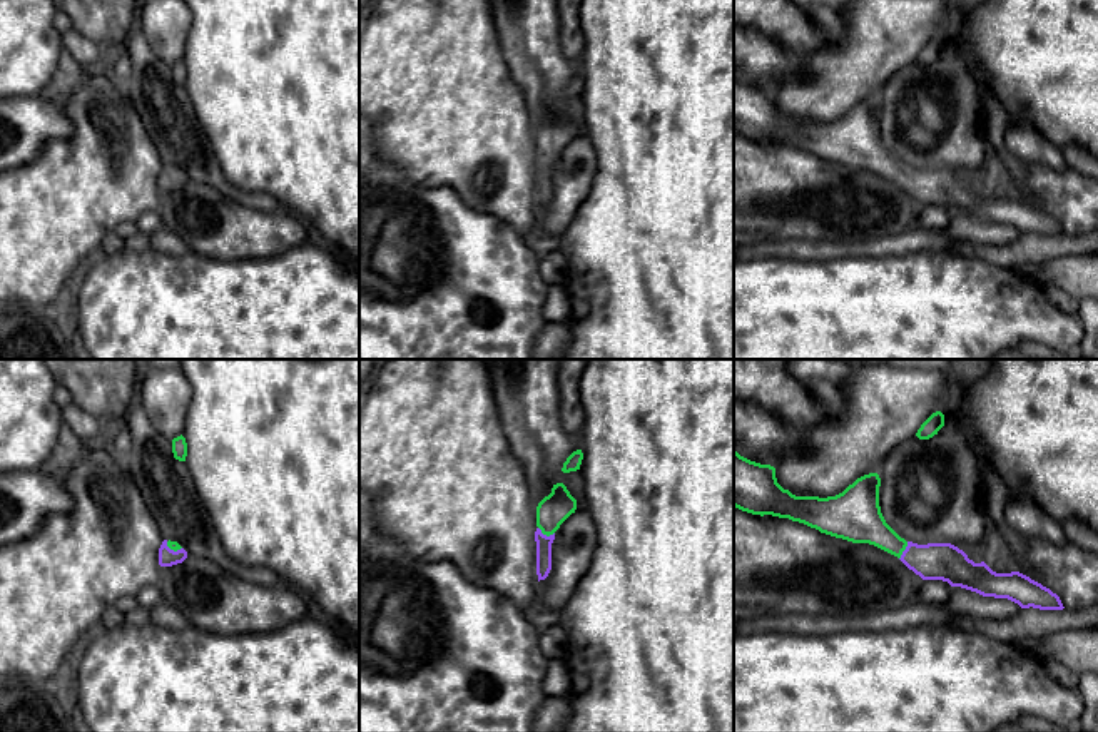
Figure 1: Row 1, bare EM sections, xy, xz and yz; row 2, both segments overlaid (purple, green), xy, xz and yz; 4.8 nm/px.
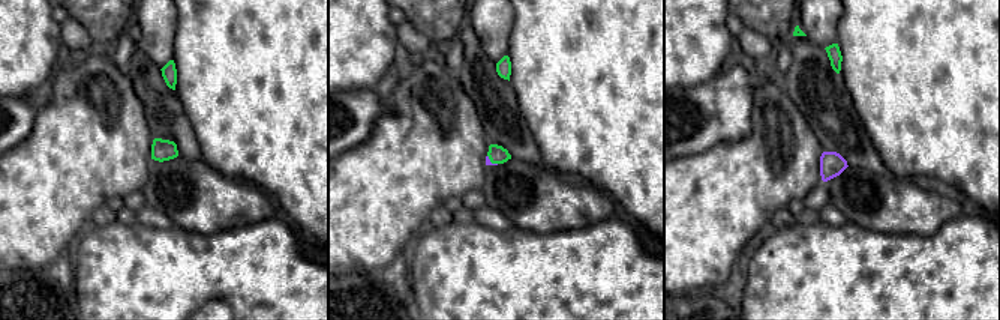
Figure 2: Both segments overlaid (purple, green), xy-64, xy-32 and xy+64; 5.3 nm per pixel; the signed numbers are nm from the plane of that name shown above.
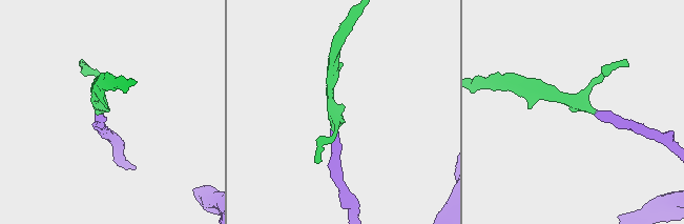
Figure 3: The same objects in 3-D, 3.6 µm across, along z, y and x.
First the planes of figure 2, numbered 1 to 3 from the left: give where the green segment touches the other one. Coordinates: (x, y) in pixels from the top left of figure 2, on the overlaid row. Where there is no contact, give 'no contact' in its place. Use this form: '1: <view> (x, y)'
1: no contact
2: xy-32 (489, 161)
3: no contact

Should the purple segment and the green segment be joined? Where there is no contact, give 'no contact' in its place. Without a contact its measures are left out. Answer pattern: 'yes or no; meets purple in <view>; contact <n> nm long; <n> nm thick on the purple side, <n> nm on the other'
yes; meets purple in xz; contact 90 nm long; 80 nm thick on the purple side, 150 nm on the other

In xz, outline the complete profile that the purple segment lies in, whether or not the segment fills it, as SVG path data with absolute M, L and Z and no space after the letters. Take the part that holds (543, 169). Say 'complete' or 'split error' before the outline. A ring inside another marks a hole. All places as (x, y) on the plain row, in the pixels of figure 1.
split error; M557 109L552 119L536 132L536 201L545 206L552 196L552 169L560 150L577 135L577 125L563 109Z

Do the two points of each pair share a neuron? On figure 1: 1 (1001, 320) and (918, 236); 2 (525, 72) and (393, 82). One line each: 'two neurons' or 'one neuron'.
1: two neurons
2: two neurons

